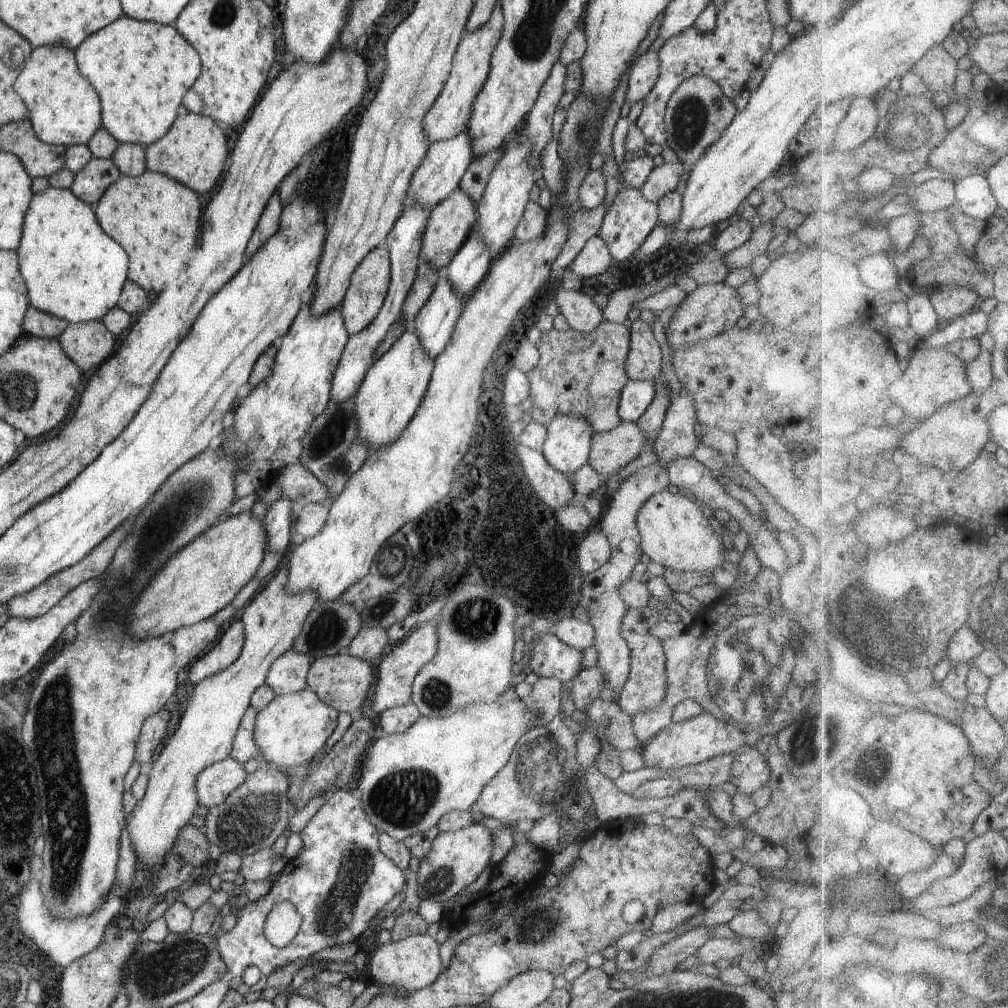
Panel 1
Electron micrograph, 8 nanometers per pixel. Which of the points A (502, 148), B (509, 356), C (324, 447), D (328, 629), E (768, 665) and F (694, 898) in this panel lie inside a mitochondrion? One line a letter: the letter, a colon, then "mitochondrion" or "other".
A: other
B: other
C: mitochondrion
D: mitochondrion
E: mitochondrion
F: other

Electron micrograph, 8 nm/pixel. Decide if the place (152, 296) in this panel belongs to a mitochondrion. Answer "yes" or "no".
no

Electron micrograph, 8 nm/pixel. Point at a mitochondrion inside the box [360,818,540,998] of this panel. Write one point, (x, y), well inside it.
(439, 879)

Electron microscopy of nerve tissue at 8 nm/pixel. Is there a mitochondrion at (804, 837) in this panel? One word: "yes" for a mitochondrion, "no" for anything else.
no

